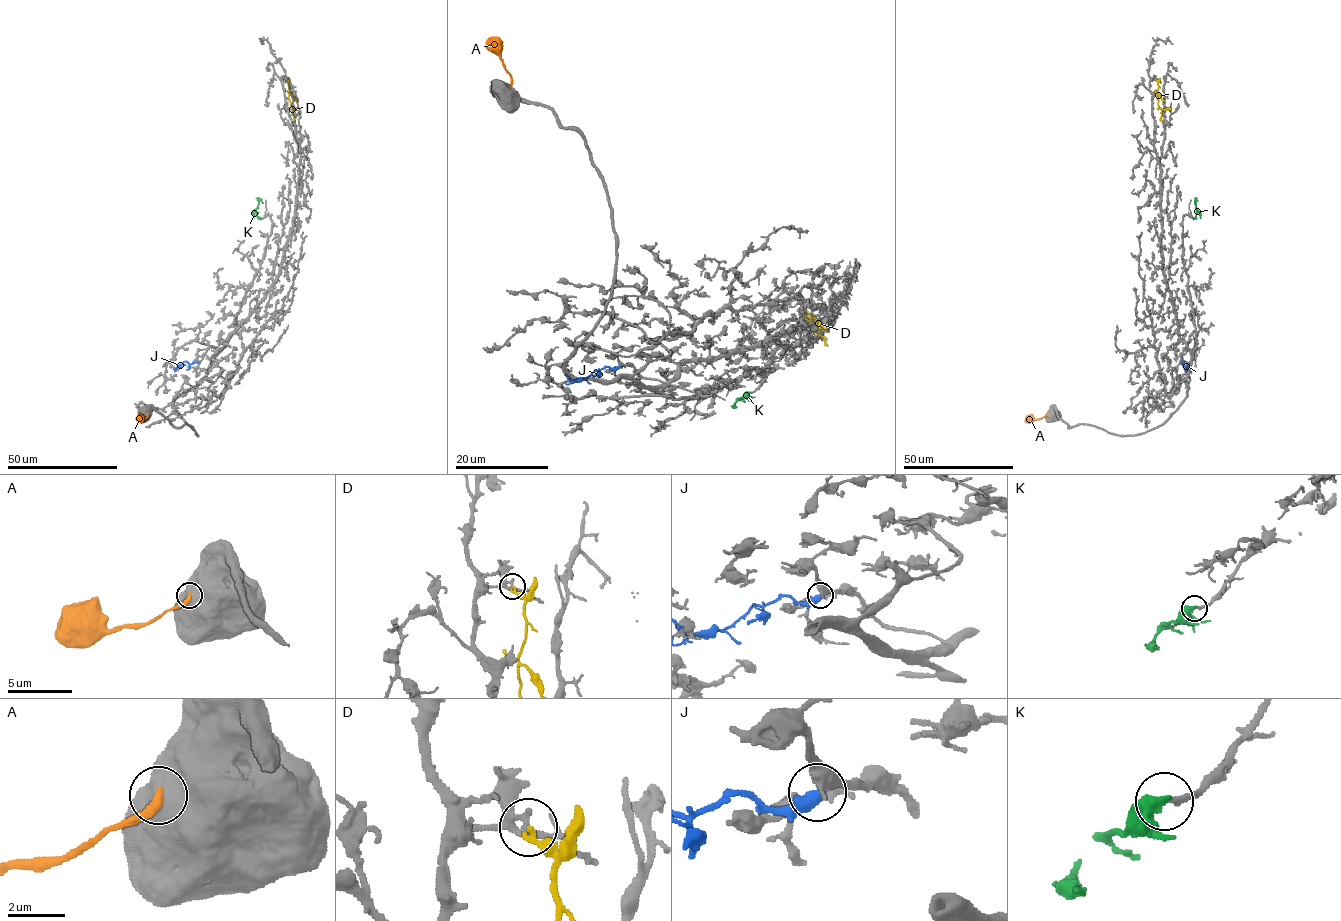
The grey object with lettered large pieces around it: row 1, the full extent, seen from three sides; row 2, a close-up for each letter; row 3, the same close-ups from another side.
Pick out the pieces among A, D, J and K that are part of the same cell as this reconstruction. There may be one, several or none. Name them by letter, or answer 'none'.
K

